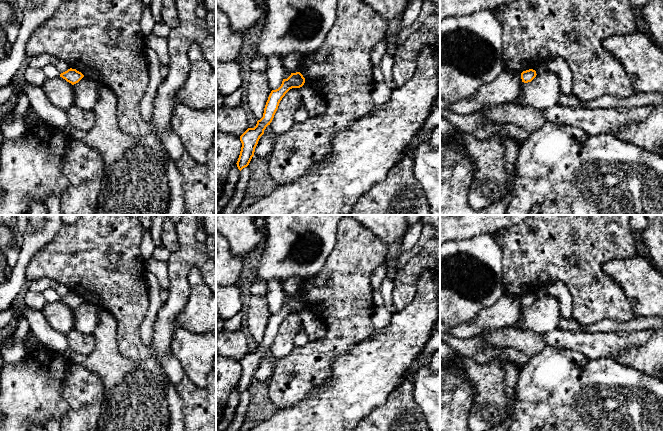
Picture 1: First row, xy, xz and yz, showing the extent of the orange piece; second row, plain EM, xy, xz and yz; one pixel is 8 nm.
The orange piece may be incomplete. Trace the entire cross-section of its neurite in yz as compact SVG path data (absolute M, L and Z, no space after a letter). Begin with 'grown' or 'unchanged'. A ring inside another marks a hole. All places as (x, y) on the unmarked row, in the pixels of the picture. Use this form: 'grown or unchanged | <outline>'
unchanged | M533 293L523 295L521 297L522 306L524 306L524 307L531 306L536 301L536 299L537 299L536 295Z

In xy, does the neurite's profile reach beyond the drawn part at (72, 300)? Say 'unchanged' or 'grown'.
unchanged

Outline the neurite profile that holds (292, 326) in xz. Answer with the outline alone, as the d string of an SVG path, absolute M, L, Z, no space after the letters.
M299 312L290 313L279 327L270 352L273 361L282 359L293 349L295 337L302 333L302 321Z

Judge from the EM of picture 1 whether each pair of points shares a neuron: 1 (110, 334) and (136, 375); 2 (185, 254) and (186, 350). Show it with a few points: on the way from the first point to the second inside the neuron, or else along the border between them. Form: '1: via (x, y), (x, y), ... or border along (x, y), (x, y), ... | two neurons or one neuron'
1: via (110, 345), (110, 352), (125, 367) | one neuron
2: border along (177, 325), (170, 348) | two neurons

